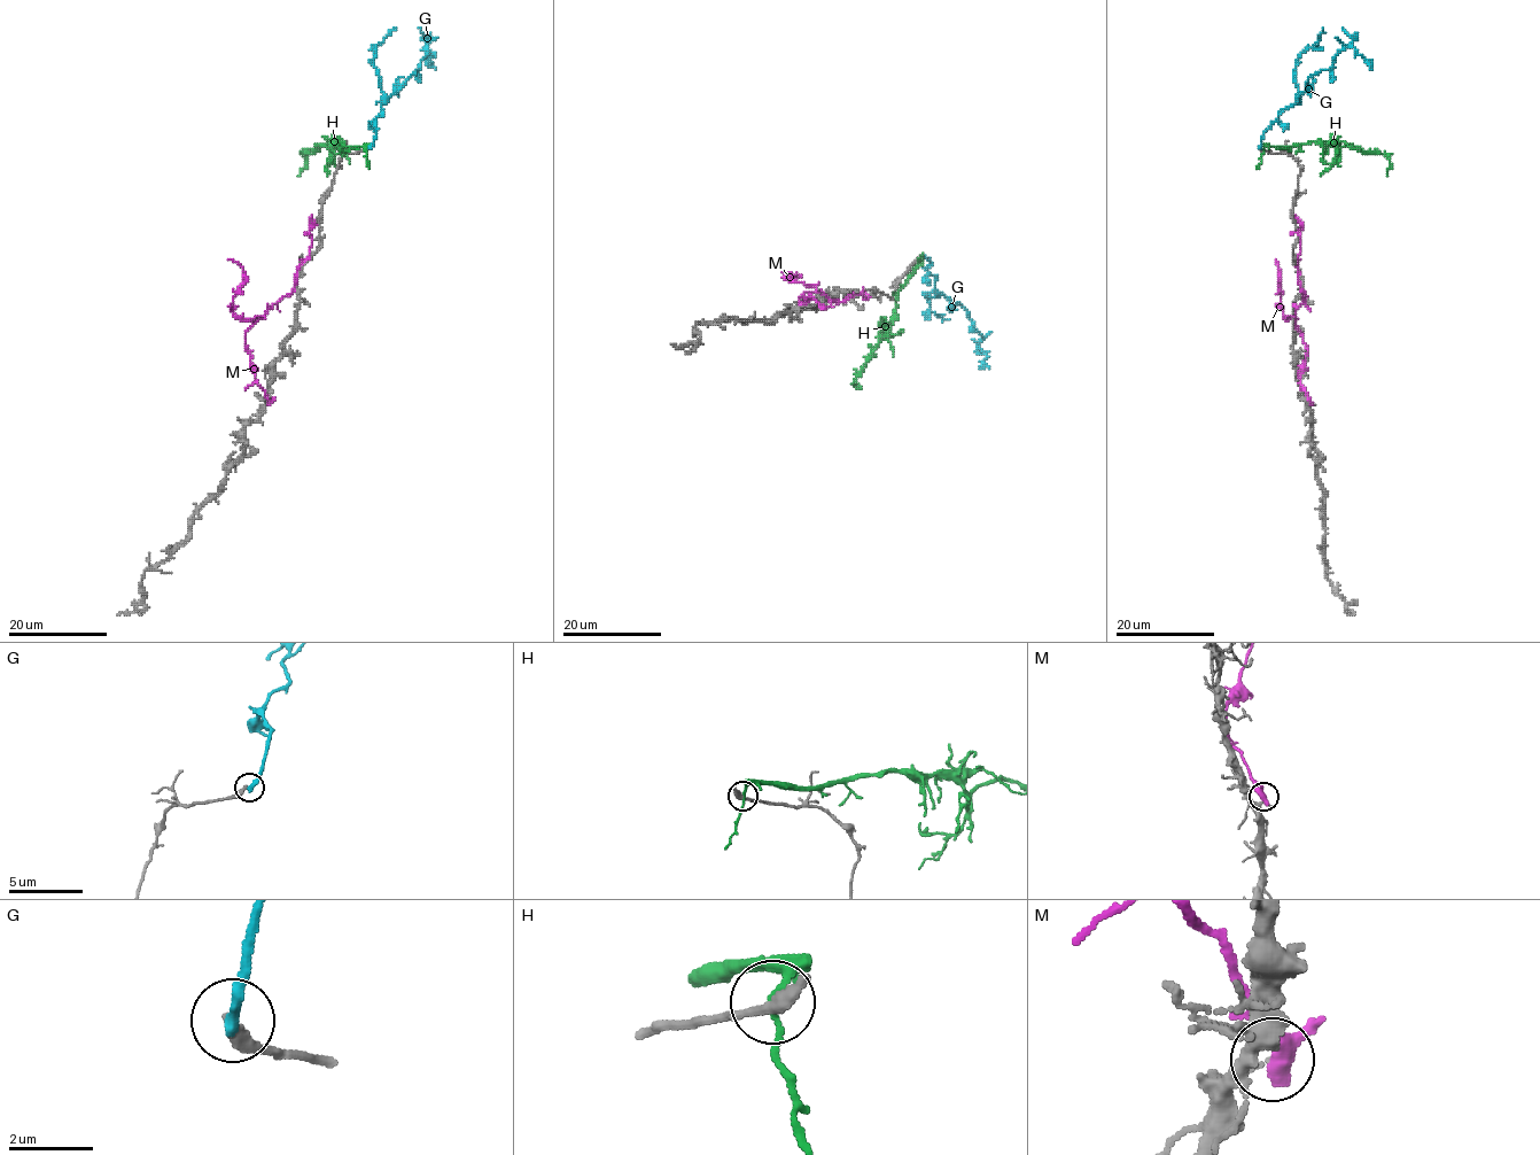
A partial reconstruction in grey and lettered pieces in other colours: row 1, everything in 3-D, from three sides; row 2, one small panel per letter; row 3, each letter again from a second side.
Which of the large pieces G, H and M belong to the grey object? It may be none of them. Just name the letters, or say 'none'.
none

